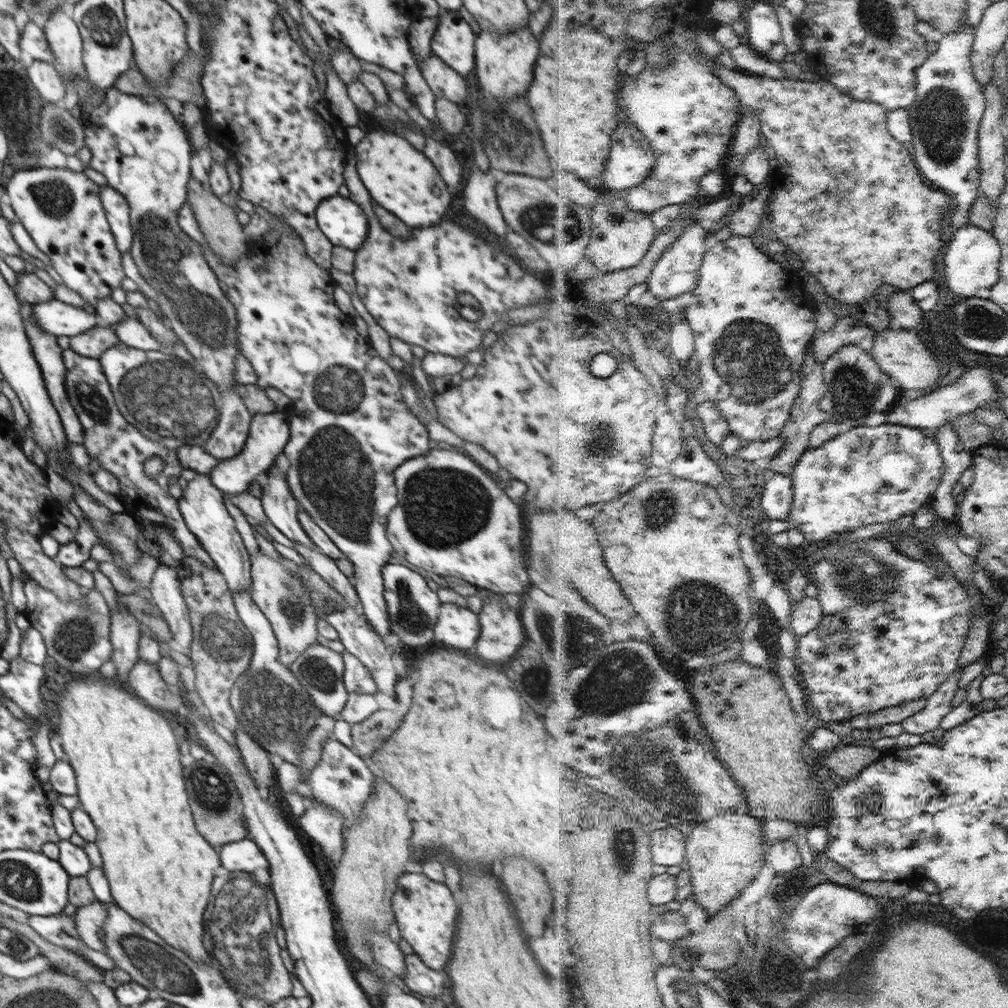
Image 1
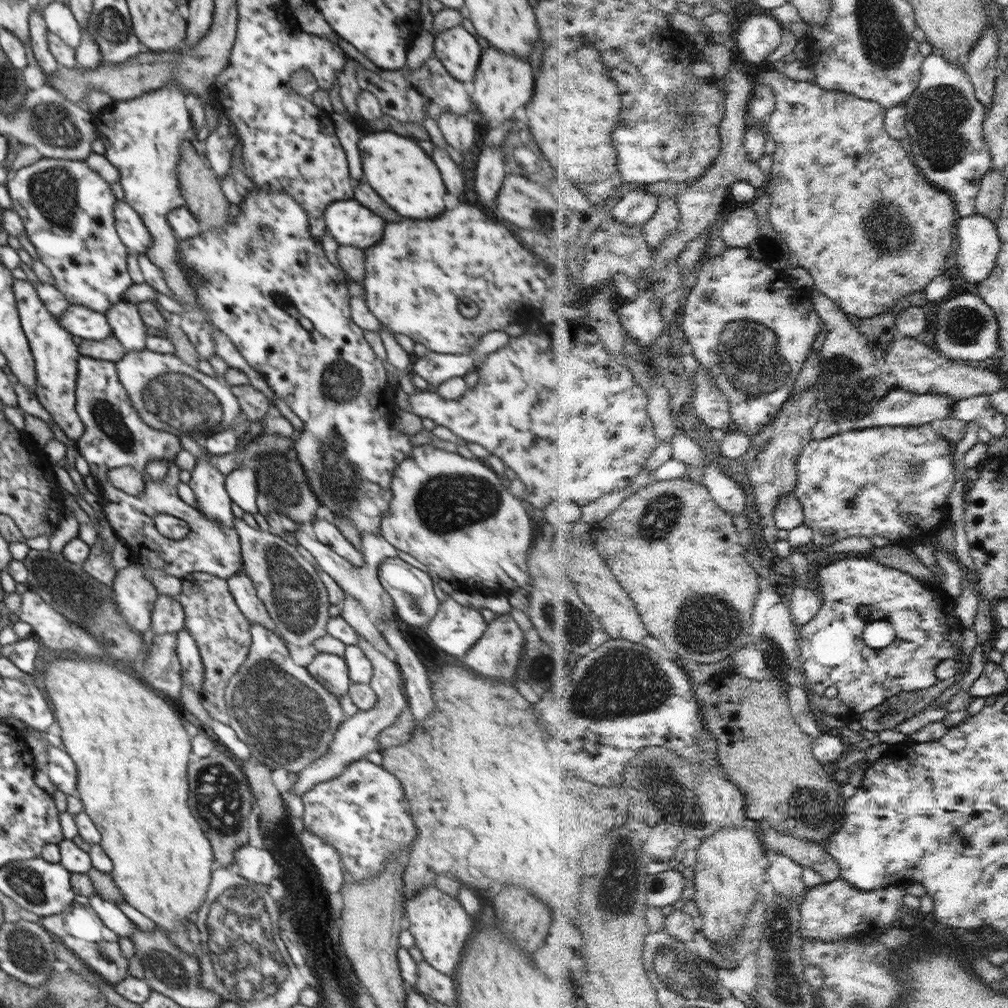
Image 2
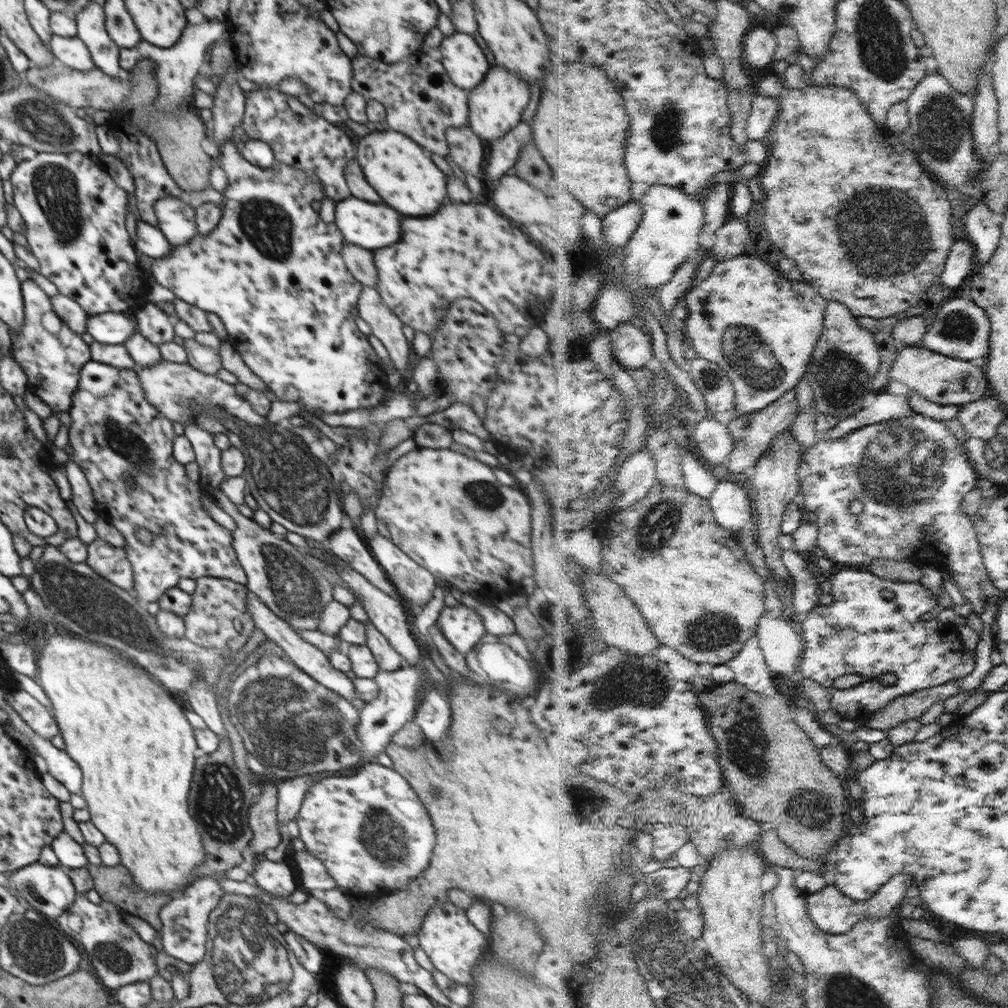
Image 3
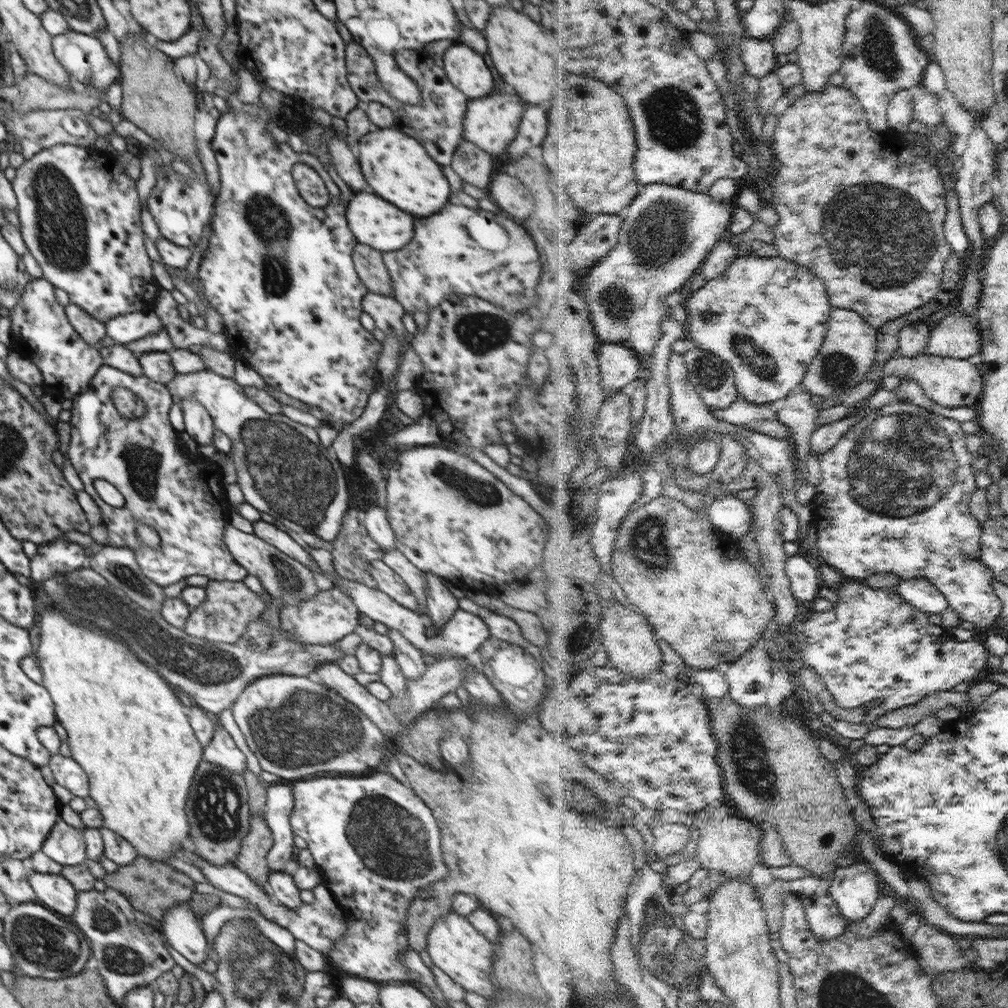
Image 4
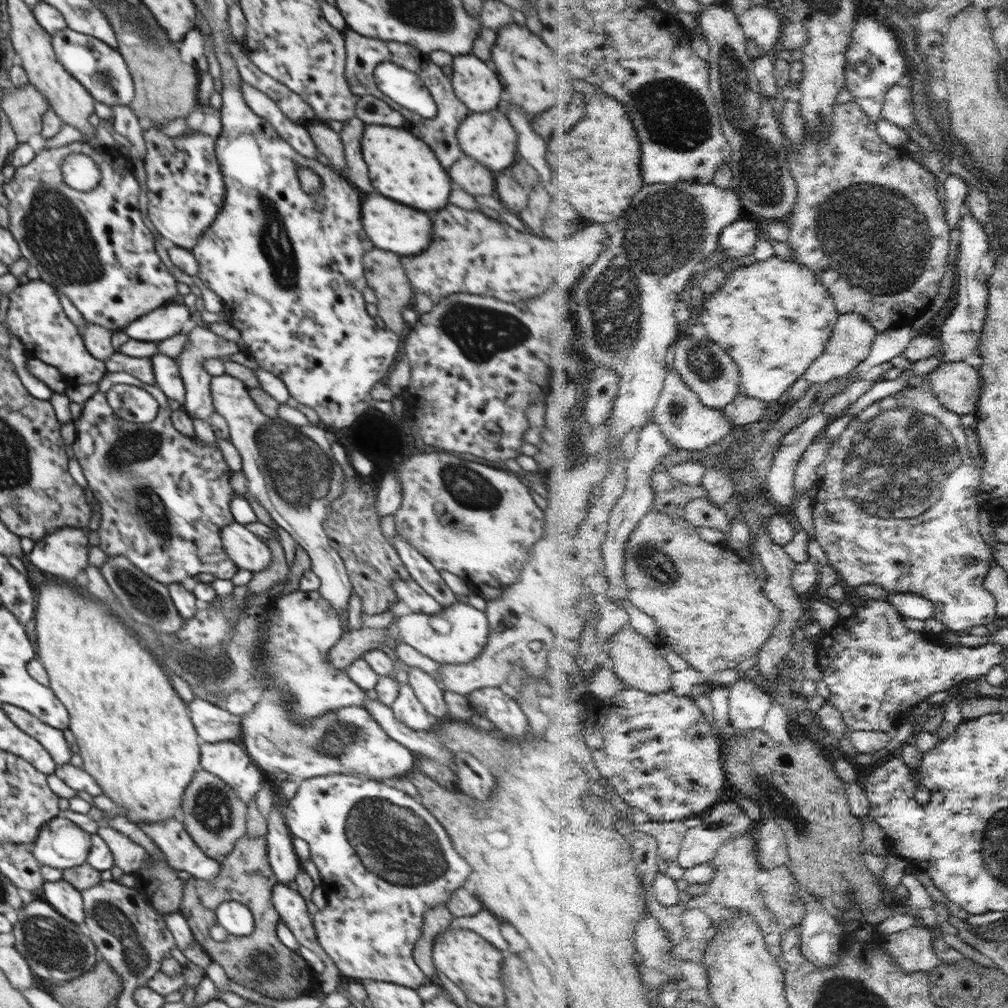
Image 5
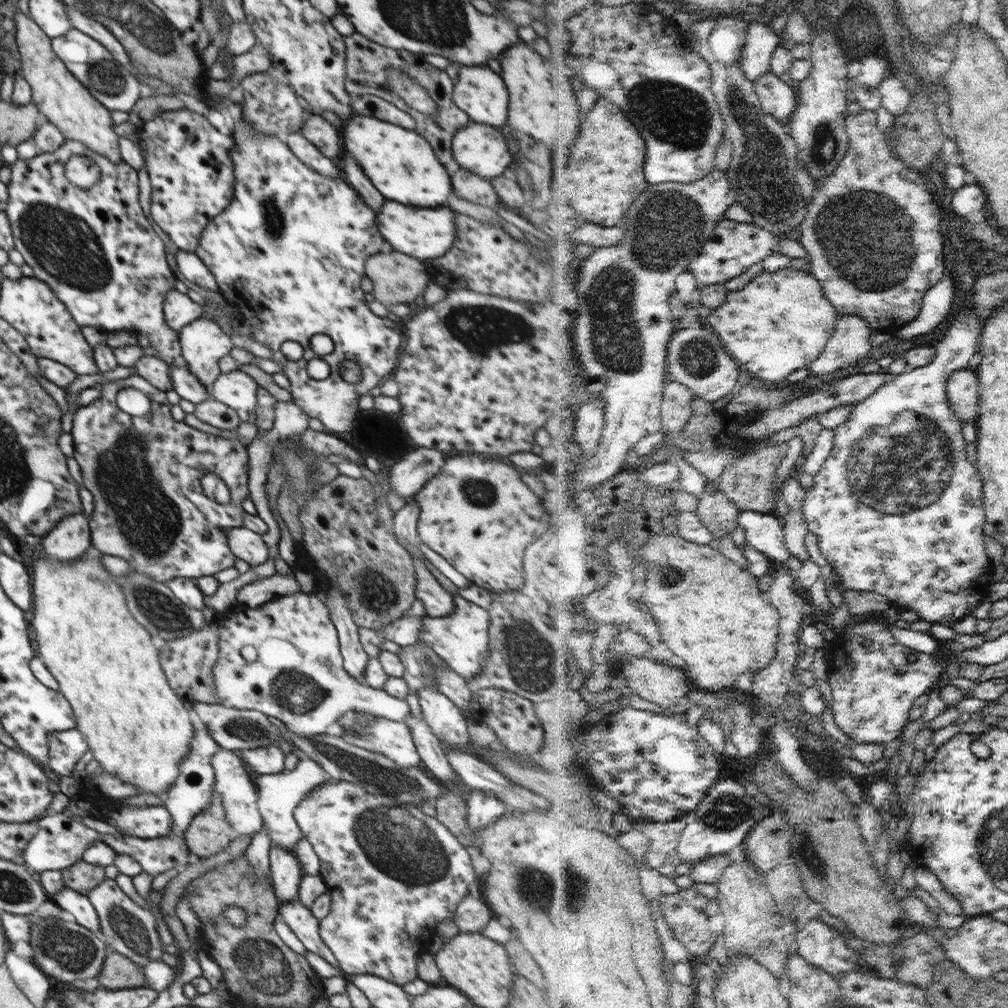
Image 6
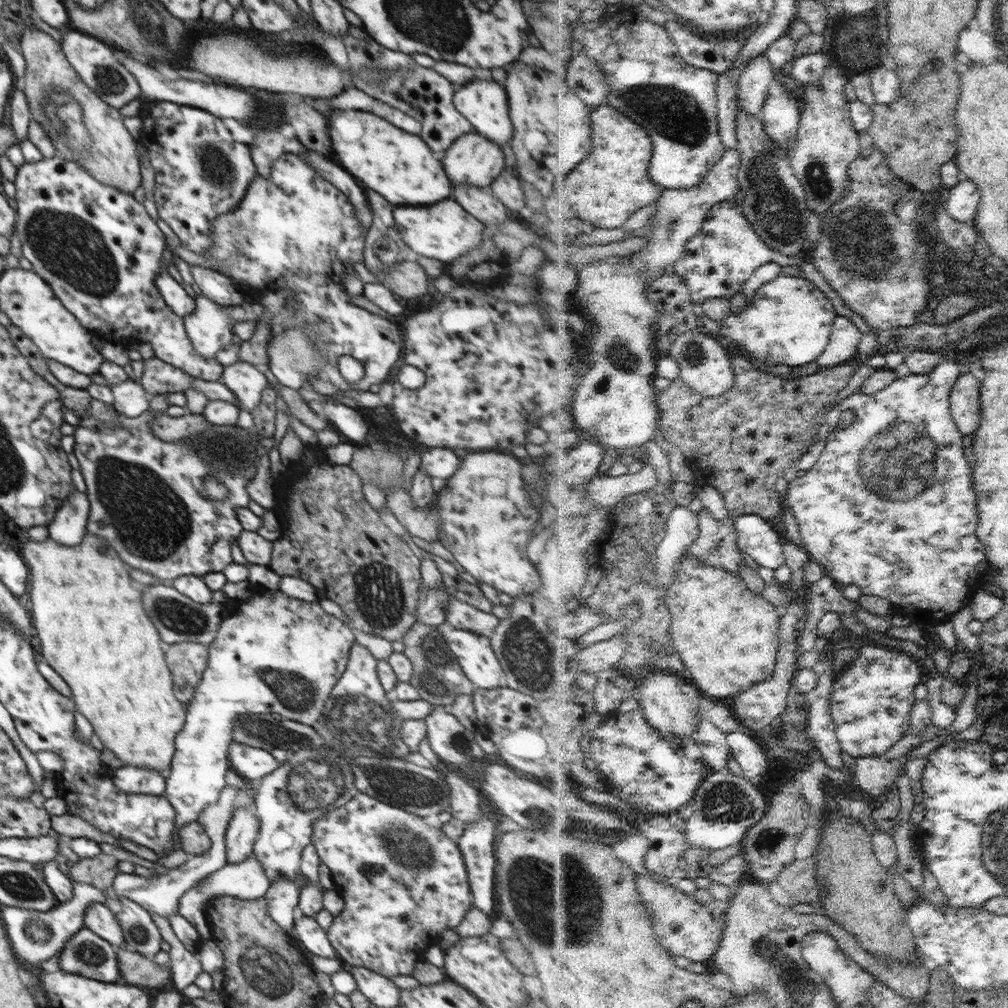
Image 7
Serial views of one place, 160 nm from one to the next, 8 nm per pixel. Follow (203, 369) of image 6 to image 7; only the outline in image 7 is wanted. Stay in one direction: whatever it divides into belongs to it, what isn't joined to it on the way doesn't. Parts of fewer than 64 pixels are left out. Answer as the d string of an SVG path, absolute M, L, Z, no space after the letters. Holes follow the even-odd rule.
M197 295L195 298L195 309L183 318L186 336L190 338L194 350L196 350L200 356L210 360L217 356L217 350L233 344L233 326L236 322L242 322L243 320L259 321L260 316L262 316L264 312L264 307L256 299L244 299L240 305L223 307L222 305L216 304L213 300L210 300L207 296Z

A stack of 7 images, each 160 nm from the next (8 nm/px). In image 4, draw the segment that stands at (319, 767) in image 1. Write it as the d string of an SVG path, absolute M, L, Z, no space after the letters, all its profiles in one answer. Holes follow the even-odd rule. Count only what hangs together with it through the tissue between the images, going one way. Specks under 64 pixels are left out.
M389 772L368 778L318 778L312 776L293 784L293 809L290 825L296 836L307 842L307 848L321 875L322 884L330 890L342 909L347 934L338 939L329 953L332 962L351 976L377 983L411 983L413 974L403 965L403 952L409 948L405 925L409 904L425 888L449 875L441 847L441 831L428 805Z

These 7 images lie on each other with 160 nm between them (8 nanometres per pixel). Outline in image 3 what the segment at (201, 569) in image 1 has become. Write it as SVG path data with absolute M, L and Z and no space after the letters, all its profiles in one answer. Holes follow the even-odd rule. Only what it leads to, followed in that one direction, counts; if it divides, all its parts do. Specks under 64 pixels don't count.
M202 577L196 580L195 591L192 592L192 607L183 617L185 637L206 648L220 649L223 657L230 660L250 638L255 628L252 614L246 608L246 585L232 580Z

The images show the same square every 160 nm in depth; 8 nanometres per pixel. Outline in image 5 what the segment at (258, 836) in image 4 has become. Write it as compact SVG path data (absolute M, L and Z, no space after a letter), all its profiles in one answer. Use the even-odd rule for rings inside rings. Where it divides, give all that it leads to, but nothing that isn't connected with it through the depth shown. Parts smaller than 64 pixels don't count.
M239 838L233 850L223 857L220 865L219 878L216 881L205 881L196 877L183 881L183 898L177 916L188 921L195 940L201 943L212 961L224 967L229 980L251 987L262 996L276 1000L290 1000L309 992L312 970L298 952L288 949L276 935L276 925L281 917L271 900L277 878L267 857L266 838ZM228 901L241 902L251 910L255 929L244 938L228 934L223 942L217 942L210 937L209 928L217 924L215 912L218 905Z

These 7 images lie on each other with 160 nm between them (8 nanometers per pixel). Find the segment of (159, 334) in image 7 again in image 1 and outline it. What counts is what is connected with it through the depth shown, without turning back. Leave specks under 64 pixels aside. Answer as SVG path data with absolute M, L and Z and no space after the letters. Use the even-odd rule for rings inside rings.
M34 167L16 170L11 178L5 180L5 186L16 218L25 226L36 246L48 256L51 260L50 265L70 290L77 292L94 306L99 298L110 297L115 288L121 288L122 281L127 280L127 276L122 269L122 253L100 202L99 184L88 179L84 173L68 168Z

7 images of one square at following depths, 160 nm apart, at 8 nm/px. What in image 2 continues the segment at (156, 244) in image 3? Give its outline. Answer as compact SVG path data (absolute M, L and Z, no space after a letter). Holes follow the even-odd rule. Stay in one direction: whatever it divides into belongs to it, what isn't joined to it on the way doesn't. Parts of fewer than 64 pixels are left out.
M115 201L115 227L121 241L126 247L139 255L146 254L153 244L148 227L143 223L140 215L127 202Z

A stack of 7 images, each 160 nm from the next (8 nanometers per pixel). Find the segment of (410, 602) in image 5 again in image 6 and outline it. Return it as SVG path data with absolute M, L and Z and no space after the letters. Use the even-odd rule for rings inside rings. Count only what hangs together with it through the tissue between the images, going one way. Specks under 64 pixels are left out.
M424 566L419 568L417 586L414 591L415 598L422 602L428 617L448 617L456 609L453 596L440 586L435 577Z

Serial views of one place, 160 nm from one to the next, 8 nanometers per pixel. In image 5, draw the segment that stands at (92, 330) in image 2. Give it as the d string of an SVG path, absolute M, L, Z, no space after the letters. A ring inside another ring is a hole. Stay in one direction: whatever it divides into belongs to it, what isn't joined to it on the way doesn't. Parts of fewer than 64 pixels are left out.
M168 302L130 322L124 333L132 340L158 343L176 336L188 320L190 312L184 302Z

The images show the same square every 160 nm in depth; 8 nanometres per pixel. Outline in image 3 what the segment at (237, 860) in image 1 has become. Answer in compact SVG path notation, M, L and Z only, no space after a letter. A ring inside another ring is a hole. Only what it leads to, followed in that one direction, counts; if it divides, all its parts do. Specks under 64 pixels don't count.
M259 856L256 868L250 874L250 880L256 881L262 889L283 898L287 898L298 888L285 862L278 863Z

